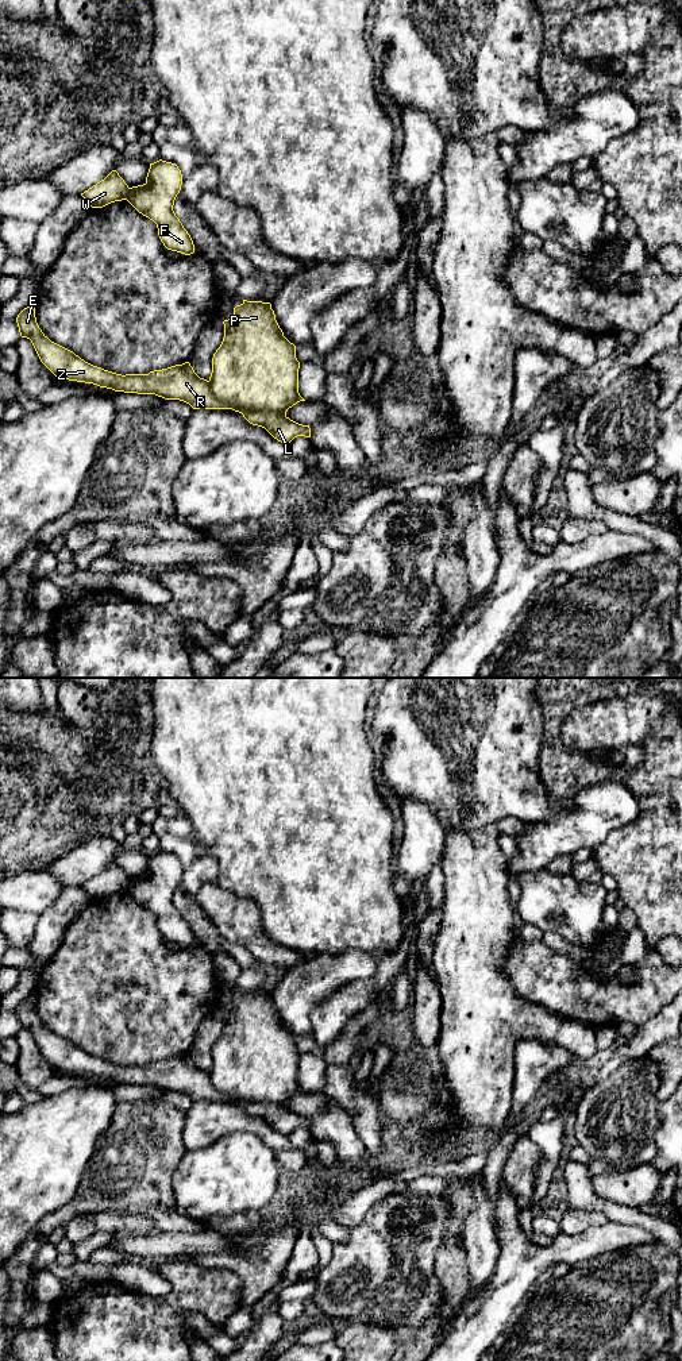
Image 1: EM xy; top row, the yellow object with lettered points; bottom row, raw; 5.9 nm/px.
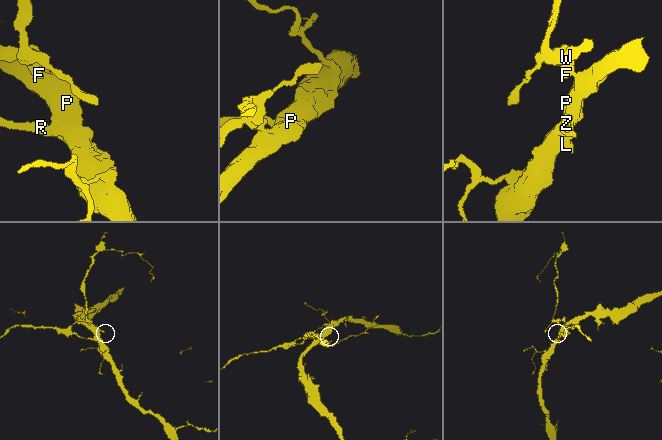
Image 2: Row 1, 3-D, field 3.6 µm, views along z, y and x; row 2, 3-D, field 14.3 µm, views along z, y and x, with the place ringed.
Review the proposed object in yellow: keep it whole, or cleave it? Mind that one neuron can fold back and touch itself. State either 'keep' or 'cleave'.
cleave

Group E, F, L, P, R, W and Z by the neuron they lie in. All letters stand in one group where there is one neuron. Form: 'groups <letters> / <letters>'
groups E L R W Z / F P

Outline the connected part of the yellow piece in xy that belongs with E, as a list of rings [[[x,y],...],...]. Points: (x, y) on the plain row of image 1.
[[[32,996],[16,1009],[22,1029],[31,1032],[41,1053],[57,1068],[93,1075],[115,1083],[155,1086],[165,1091],[180,1091],[193,1100],[228,1100],[209,1082],[209,1072],[200,1069],[189,1053],[149,1065],[116,1065],[93,1057],[73,1042],[51,1033],[39,1019]]]

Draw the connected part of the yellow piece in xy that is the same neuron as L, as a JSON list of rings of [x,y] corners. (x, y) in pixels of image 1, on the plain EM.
[[[262,1102],[235,1103],[242,1104],[250,1115],[265,1119],[274,1130],[286,1137],[297,1127],[311,1129],[309,1117],[298,1115],[286,1107]]]

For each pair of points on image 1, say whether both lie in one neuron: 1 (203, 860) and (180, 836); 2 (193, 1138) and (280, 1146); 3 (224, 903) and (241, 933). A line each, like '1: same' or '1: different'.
1: same
2: same
3: same

